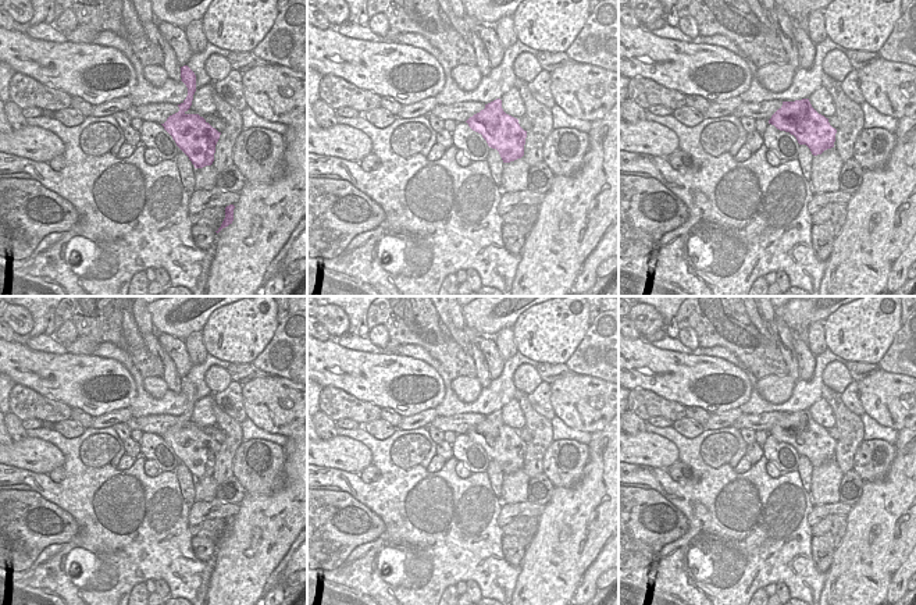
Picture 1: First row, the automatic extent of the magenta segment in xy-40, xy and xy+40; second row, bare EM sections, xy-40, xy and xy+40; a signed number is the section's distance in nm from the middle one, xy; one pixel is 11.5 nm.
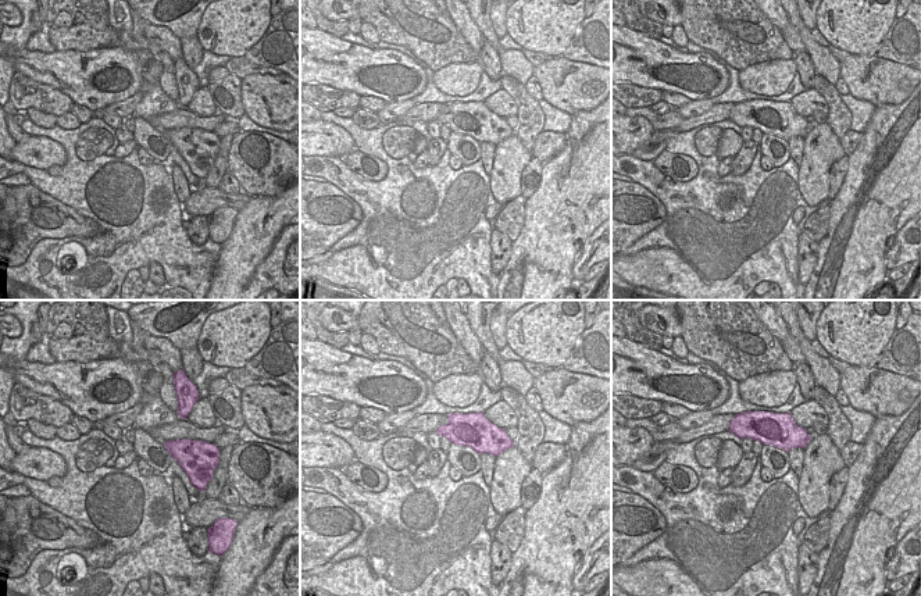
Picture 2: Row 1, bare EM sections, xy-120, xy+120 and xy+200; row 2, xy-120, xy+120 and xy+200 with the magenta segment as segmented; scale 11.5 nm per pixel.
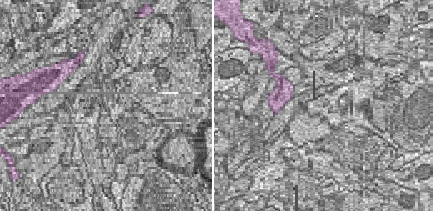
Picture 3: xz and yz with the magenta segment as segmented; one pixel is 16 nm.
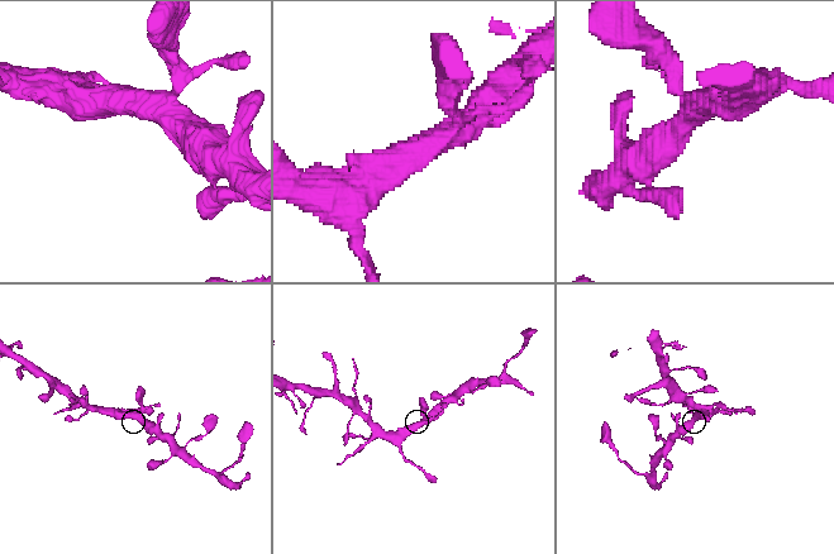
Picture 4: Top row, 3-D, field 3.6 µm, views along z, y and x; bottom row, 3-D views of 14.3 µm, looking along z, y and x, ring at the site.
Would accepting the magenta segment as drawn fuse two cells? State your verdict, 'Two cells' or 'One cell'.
One cell

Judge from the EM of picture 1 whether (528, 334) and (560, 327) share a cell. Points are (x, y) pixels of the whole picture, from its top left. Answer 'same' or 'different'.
same

